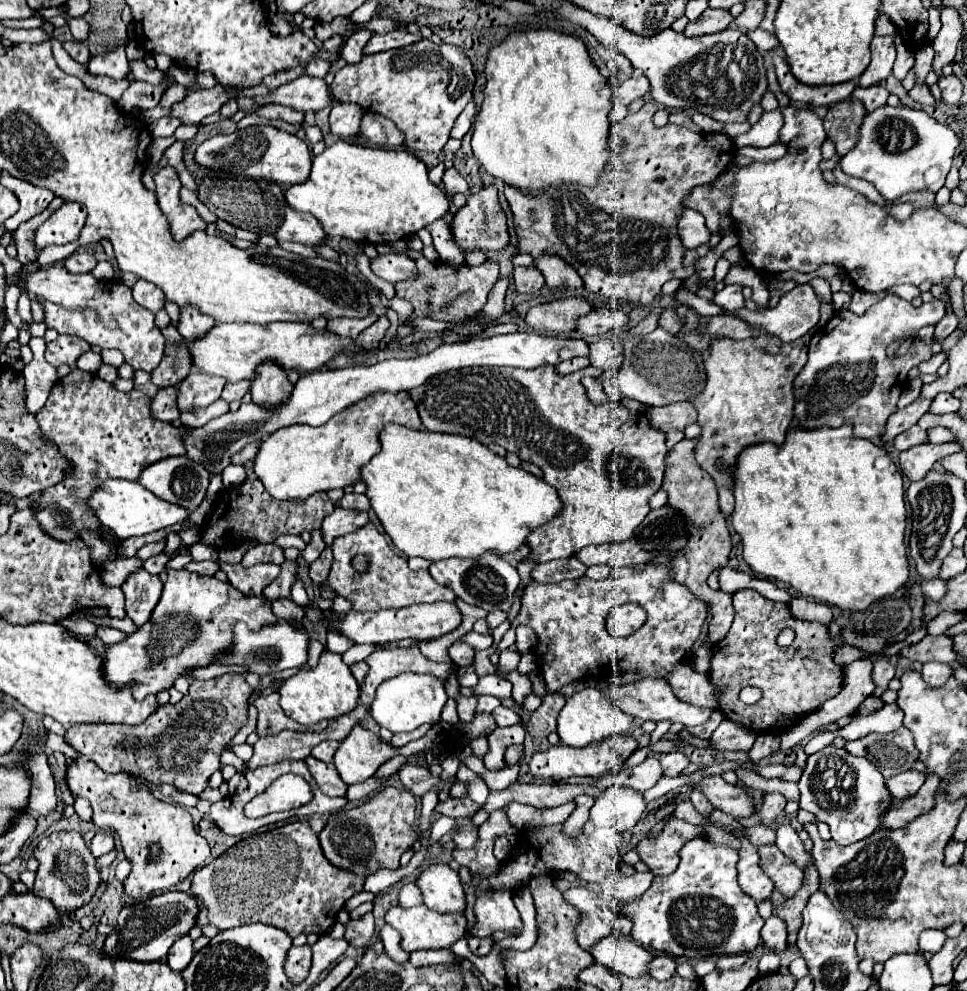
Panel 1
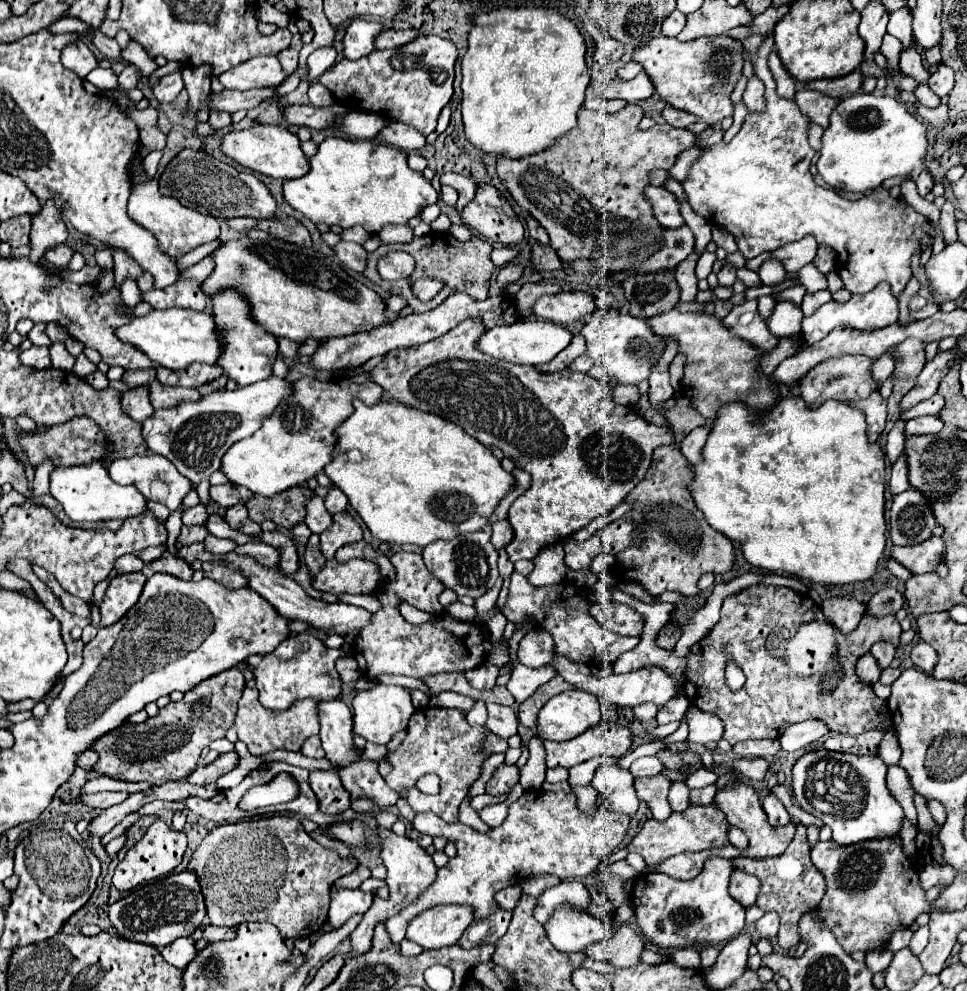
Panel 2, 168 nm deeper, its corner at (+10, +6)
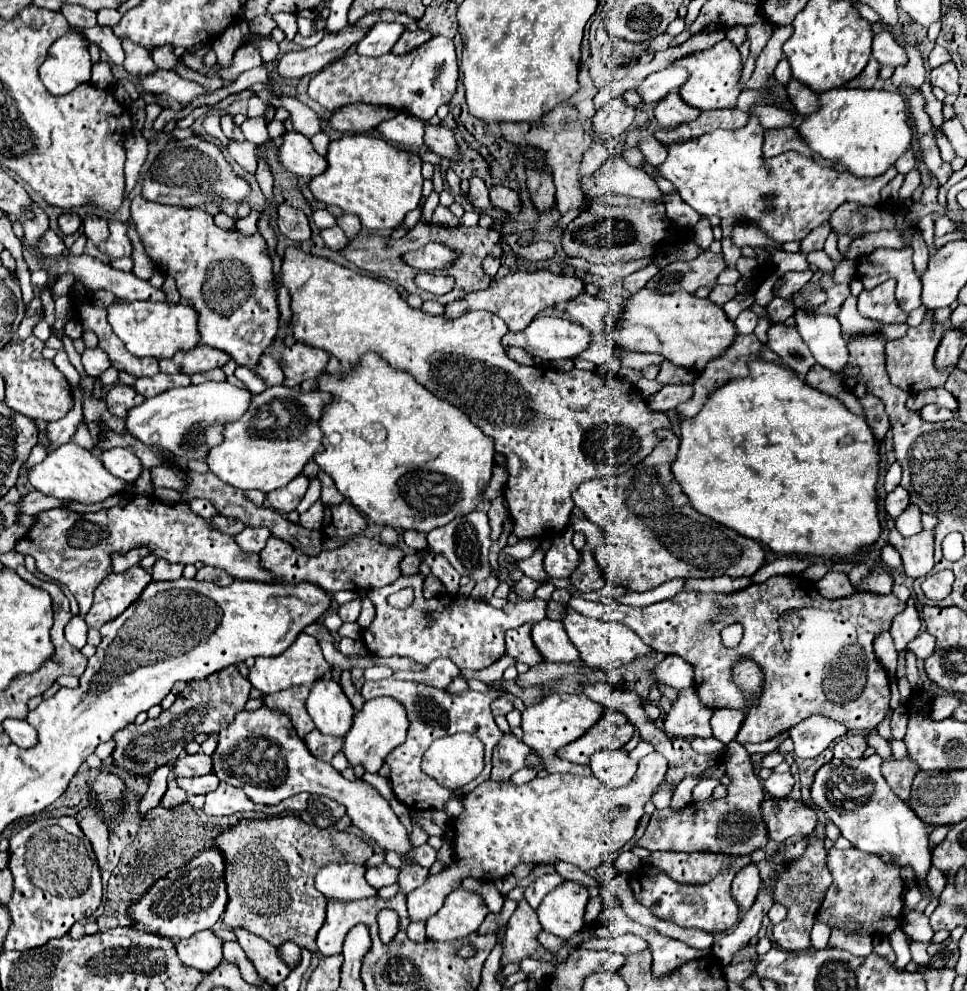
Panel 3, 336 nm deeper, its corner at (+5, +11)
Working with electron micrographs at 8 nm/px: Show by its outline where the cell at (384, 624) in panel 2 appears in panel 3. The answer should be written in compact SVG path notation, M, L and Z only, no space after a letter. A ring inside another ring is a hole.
M424 575L414 577L398 577L394 583L368 591L368 599L376 607L376 617L368 629L362 631L362 639L366 649L378 657L410 657L418 663L430 665L440 657L452 659L460 669L484 669L498 661L504 655L504 633L508 629L520 627L522 623L540 621L546 617L546 601L532 599L532 601L516 601L508 603L504 609L494 609L486 601L476 601L470 597L460 595L444 595L434 599L424 599L422 595L422 579ZM402 589L414 589L414 603L400 611L386 603L388 595Z

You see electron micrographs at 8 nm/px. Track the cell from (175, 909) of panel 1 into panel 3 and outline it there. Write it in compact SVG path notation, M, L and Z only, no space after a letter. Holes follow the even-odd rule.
M206 849L184 867L174 869L162 879L158 879L136 903L132 903L128 915L148 933L162 935L166 939L172 939L174 943L188 935L194 935L196 931L212 929L228 901L222 871L224 861L220 853L216 849Z

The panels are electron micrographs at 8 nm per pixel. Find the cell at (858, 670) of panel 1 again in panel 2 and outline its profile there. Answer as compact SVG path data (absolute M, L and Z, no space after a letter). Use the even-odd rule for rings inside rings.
M865 654L865 656L861 656L859 662L857 662L857 666L863 666L863 670L857 670L857 672L859 672L859 676L861 676L867 684L875 684L875 682L879 680L879 676L881 676L881 668L879 668L877 660L873 658L873 654Z

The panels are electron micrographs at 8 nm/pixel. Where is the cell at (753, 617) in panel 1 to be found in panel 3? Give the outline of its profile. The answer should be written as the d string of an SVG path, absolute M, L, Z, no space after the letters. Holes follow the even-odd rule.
M776 575L764 583L752 583L736 593L682 591L672 599L646 607L630 607L618 601L604 605L600 601L586 601L582 597L572 597L568 605L586 617L628 625L652 649L666 655L672 653L688 661L694 667L694 689L706 707L728 707L744 711L744 725L736 735L736 741L742 745L768 741L816 713L846 725L848 731L876 731L876 727L890 711L890 677L876 663L872 643L906 607L906 603L898 601L892 593L876 595L858 591L848 599L832 601L832 607L842 611L844 619L852 619L852 627L856 627L856 639L860 639L860 647L864 647L864 659L868 659L868 679L856 683L856 695L852 703L828 703L828 699L824 699L824 691L820 691L820 683L816 683L814 667L806 667L804 653L796 653L792 649L792 629L822 619L822 595L816 591L812 581L798 575ZM728 623L744 625L744 637L734 651L720 643L720 629ZM742 659L752 659L764 673L764 685L754 703L750 703L742 695L742 689L734 683L732 669Z

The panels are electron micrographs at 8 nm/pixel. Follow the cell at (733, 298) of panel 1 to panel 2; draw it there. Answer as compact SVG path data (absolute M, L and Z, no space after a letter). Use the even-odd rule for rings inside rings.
M725 262L725 266L719 270L719 286L733 286L733 282L737 280L737 276L735 276L735 266L733 264L729 264L729 262Z

